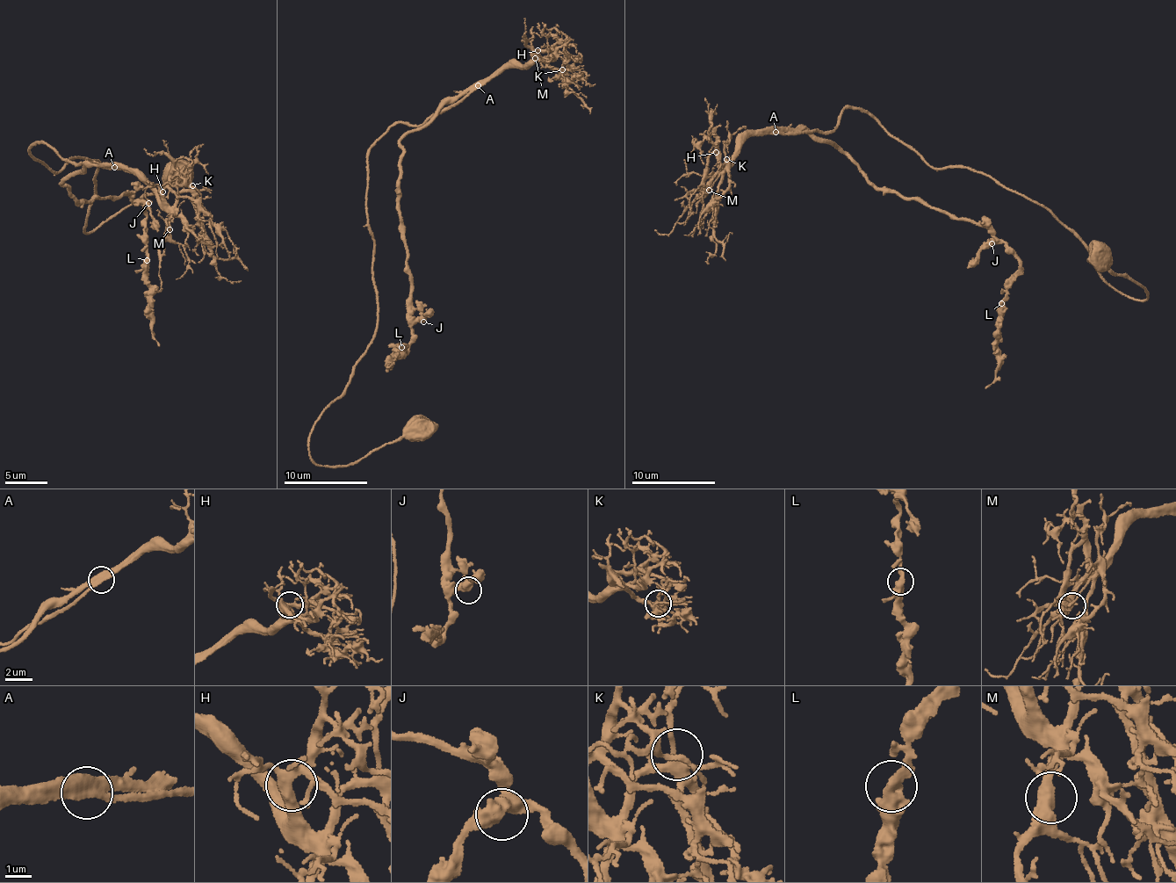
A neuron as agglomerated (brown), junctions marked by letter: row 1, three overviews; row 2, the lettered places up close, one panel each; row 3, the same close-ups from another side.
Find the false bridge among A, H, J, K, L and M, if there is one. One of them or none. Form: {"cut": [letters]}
{"cut": []}

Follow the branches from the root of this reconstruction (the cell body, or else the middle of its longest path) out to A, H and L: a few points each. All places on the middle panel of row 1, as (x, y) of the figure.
A: (415, 426), (349, 465), (321, 466), (309, 453), (313, 424), (375, 332), (371, 148), (479, 85)
H: (415, 426), (349, 465), (309, 453), (313, 424), (375, 332), (371, 148), (537, 50)
L: (415, 426), (349, 465), (309, 453), (375, 332), (371, 148), (429, 119), (398, 169), (401, 347)

